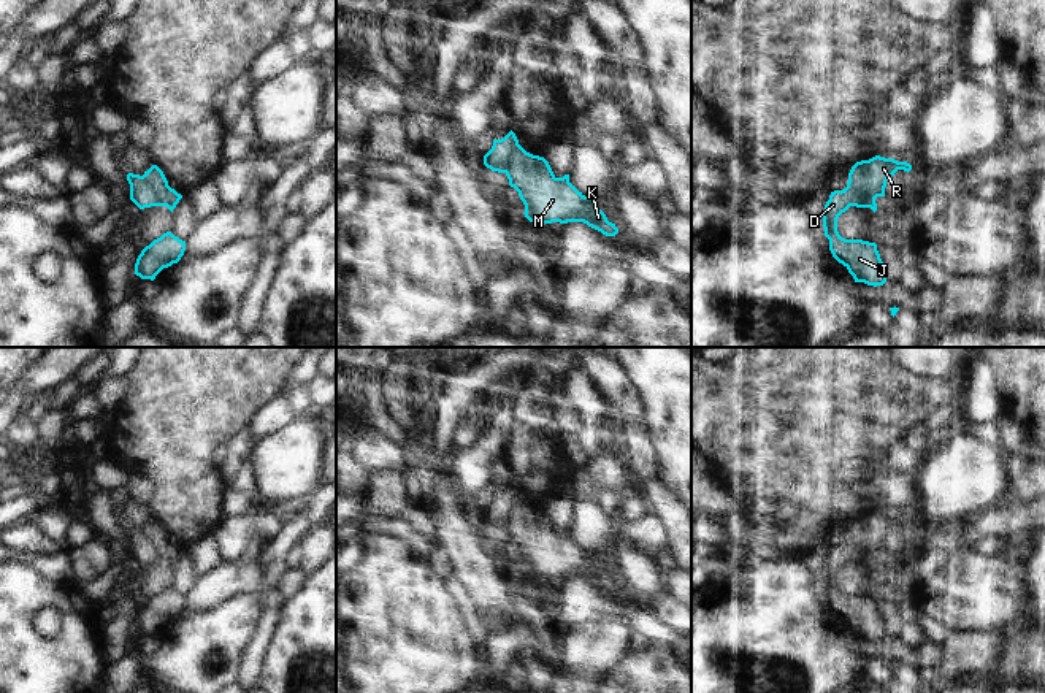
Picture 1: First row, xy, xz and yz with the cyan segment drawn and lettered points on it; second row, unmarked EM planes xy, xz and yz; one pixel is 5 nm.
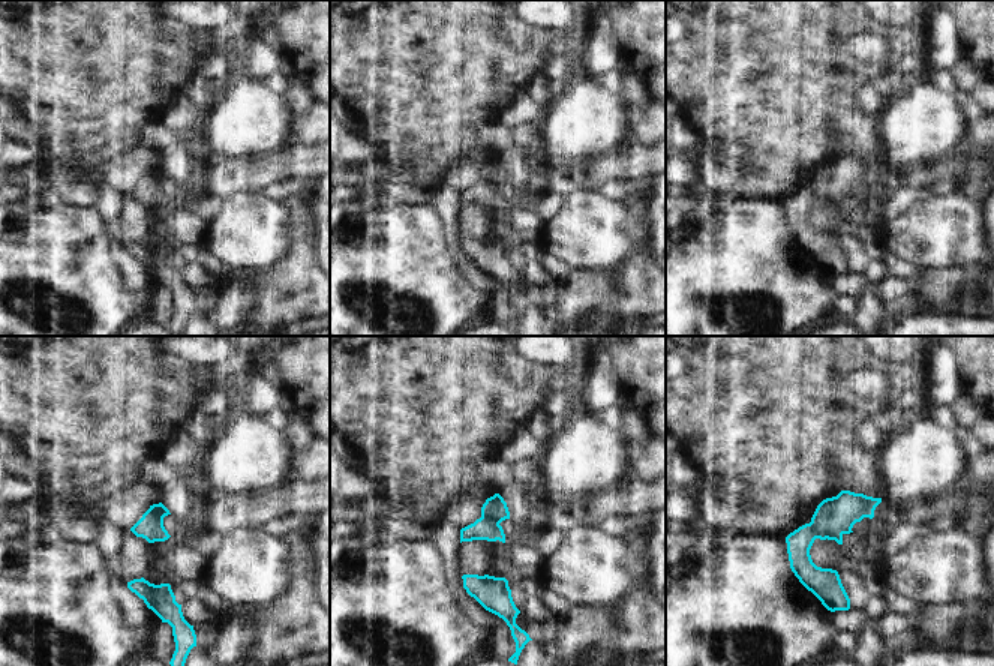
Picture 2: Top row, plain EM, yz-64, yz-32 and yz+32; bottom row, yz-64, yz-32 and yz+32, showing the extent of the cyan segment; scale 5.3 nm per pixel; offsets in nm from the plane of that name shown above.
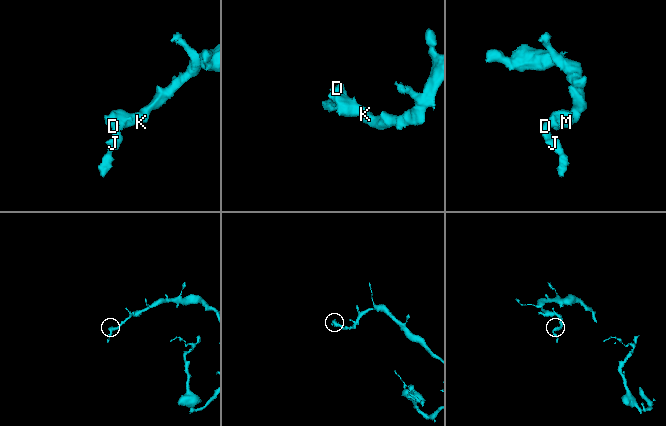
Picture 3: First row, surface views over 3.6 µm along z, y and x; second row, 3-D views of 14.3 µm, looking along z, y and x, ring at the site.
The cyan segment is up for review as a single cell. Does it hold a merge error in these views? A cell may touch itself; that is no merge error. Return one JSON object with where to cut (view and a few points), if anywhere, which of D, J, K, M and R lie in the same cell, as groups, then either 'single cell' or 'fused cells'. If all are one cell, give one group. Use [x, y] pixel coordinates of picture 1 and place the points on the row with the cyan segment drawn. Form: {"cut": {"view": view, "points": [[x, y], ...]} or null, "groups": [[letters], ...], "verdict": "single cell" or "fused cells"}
{"cut": {"view": "xz", "points": [[519, 145], [511, 149], [505, 172]]}, "groups": [["D", "J"], ["K", "M", "R"]], "verdict": "fused cells"}

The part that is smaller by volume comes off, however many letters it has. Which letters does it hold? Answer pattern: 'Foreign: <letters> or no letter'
Foreign: D, J

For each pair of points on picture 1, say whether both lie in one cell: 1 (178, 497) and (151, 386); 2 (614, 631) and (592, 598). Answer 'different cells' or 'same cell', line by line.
1: same cell
2: different cells

